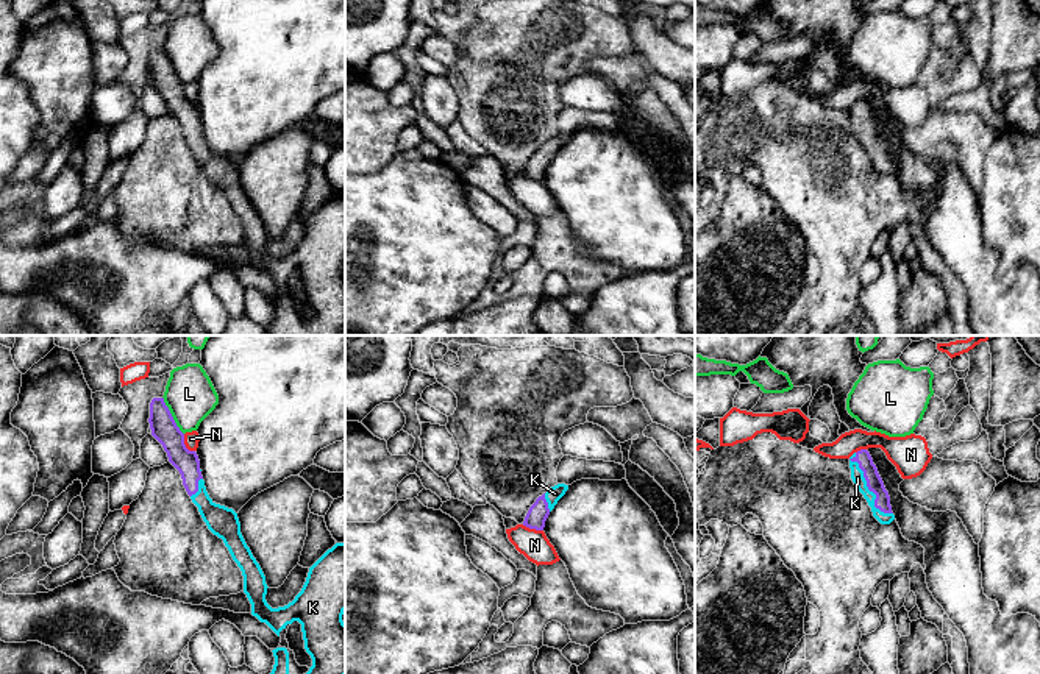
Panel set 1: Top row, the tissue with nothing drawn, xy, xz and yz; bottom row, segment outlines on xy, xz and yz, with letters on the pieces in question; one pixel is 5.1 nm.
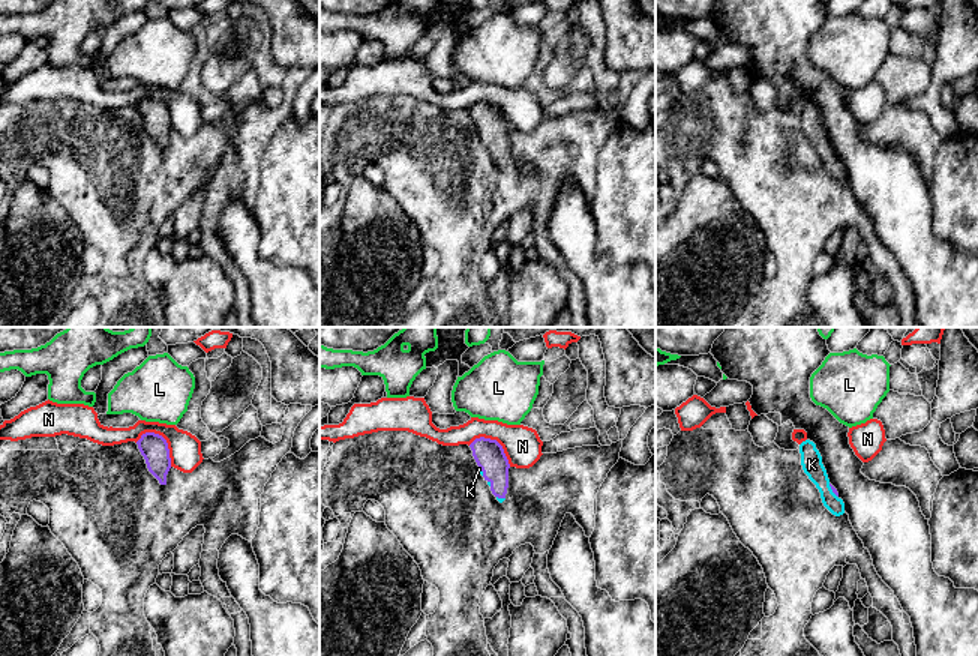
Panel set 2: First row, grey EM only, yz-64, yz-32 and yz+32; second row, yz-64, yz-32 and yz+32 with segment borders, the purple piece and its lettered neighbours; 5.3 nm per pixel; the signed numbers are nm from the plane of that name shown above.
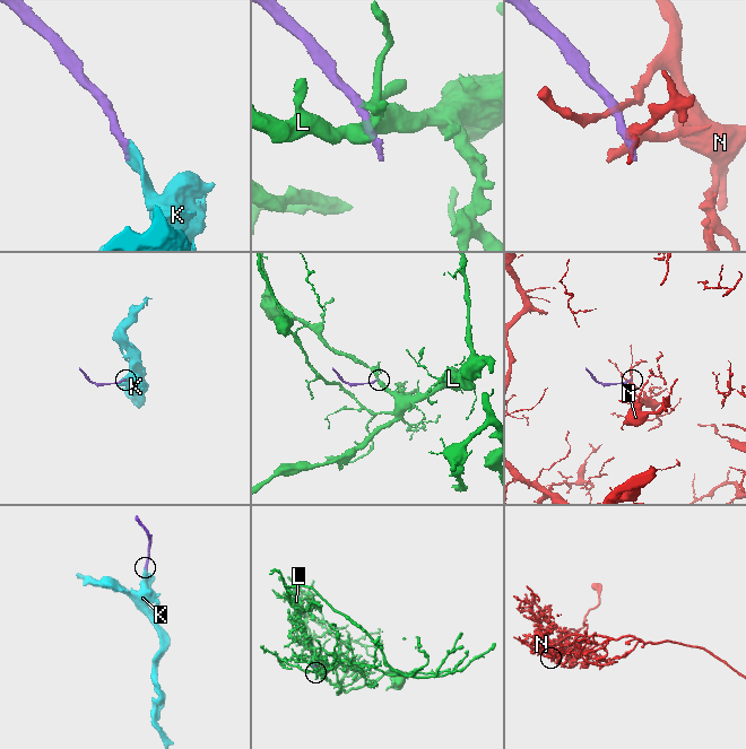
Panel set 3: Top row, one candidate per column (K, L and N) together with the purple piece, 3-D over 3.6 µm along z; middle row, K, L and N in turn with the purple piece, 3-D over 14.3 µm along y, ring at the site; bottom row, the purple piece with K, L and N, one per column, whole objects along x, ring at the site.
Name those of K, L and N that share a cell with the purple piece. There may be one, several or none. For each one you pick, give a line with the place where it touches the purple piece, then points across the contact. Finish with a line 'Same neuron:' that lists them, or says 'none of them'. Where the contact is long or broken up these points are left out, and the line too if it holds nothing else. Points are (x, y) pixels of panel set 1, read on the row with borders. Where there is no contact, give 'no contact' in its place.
K: yz (867, 485) | across yz (875, 484), (867, 485), (858, 478)
Same neuron: K

